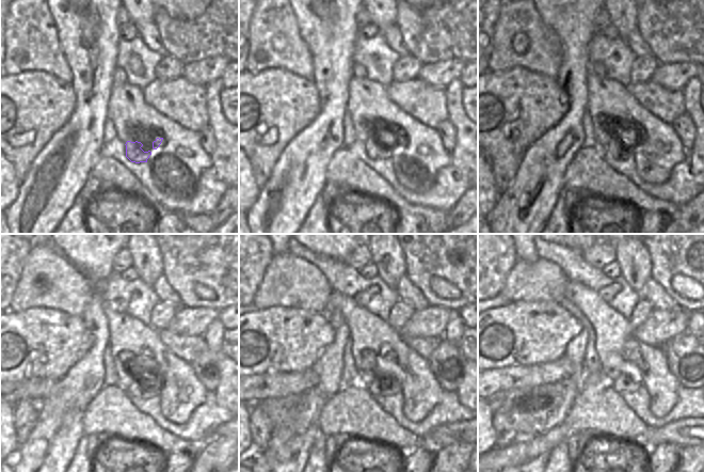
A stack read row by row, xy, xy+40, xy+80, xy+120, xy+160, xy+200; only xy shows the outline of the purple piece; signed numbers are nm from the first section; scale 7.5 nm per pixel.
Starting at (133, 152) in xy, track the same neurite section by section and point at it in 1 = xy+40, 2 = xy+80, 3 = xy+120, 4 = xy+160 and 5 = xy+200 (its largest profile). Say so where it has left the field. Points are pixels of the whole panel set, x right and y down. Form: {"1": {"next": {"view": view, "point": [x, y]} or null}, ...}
{"1": {"next": {"view": "xy+40", "point": [374, 150]}}, "2": {"next": {"view": "xy+80", "point": [613, 150]}}, "3": {"next": {"view": "xy+120", "point": [149, 384]}}, "4": {"next": {"view": "xy+160", "point": [389, 383]}}, "5": {"next": {"view": "xy+200", "point": [628, 382]}}}

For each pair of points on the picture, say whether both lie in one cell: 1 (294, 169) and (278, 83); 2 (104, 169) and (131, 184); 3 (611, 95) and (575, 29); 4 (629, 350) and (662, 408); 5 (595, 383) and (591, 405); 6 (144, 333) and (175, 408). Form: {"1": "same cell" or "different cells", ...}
{"1": "different cells", "2": "same cell", "3": "different cells", "4": "same cell", "5": "different cells", "6": "same cell"}

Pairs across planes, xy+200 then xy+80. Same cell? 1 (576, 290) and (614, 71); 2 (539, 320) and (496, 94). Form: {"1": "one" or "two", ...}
{"1": "two", "2": "one"}

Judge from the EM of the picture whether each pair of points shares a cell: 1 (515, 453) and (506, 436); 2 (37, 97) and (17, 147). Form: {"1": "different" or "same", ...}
{"1": "different", "2": "same"}

